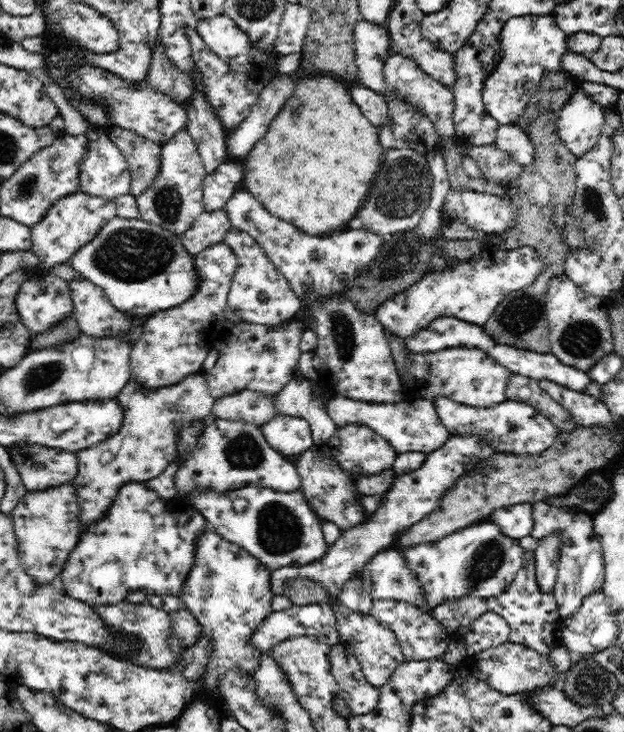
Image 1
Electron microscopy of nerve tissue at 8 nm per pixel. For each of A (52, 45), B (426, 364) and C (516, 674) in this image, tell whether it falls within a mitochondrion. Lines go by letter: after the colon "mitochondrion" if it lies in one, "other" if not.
A: other
B: mitochondrion
C: other

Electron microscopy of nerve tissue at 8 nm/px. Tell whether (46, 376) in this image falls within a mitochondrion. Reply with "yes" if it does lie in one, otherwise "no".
yes

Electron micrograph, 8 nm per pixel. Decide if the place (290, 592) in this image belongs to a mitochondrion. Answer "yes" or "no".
no

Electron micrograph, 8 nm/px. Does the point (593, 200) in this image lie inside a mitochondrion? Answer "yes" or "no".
yes

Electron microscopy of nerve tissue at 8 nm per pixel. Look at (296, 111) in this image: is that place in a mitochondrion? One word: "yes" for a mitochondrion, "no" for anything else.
yes

